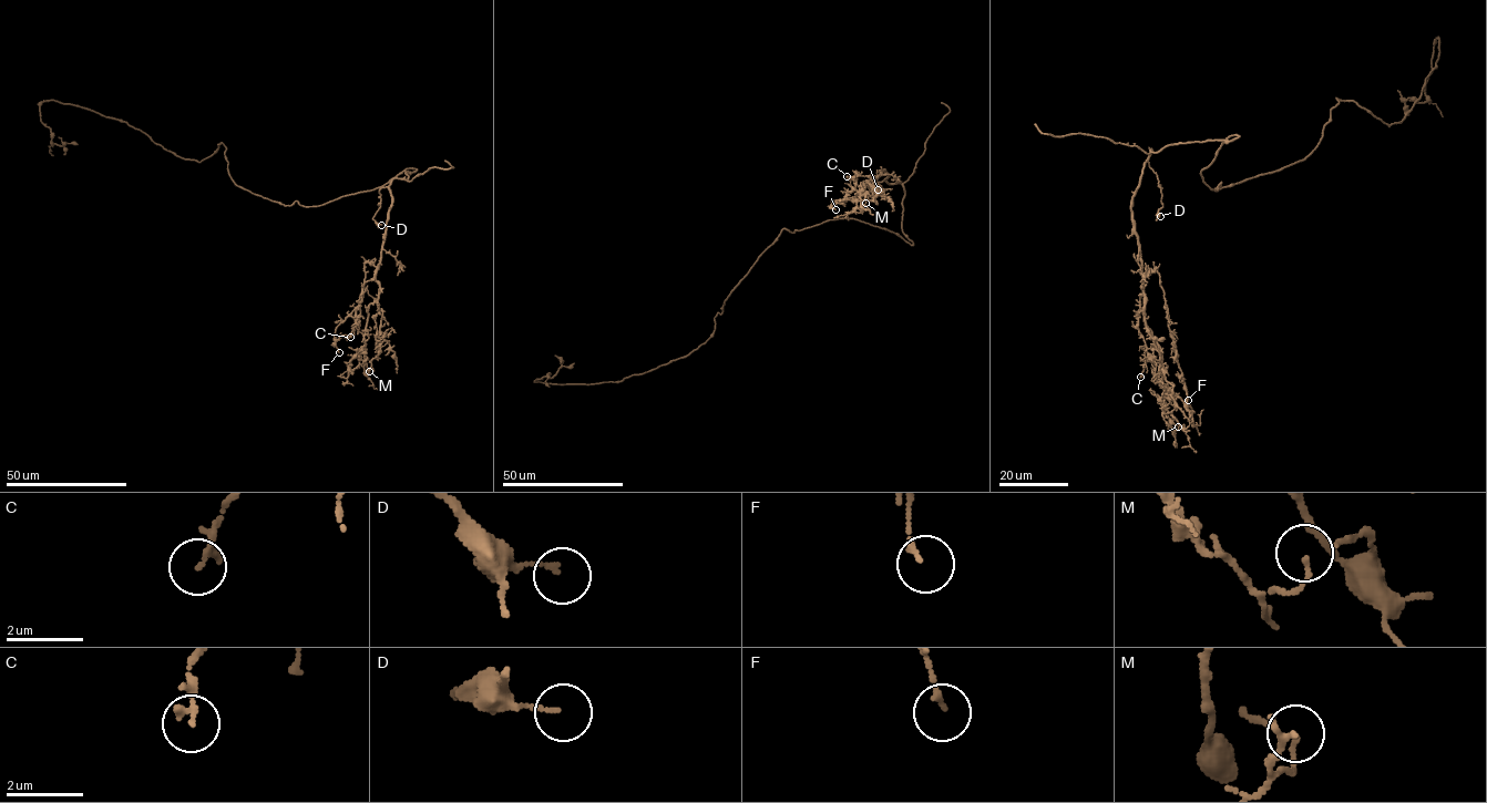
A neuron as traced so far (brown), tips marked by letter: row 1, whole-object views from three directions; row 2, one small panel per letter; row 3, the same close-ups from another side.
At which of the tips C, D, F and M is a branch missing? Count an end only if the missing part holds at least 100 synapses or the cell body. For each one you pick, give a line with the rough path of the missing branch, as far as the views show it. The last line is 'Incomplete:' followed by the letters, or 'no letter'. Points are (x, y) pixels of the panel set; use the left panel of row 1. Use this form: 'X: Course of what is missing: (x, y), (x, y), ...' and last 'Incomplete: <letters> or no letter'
Incomplete: no letter

